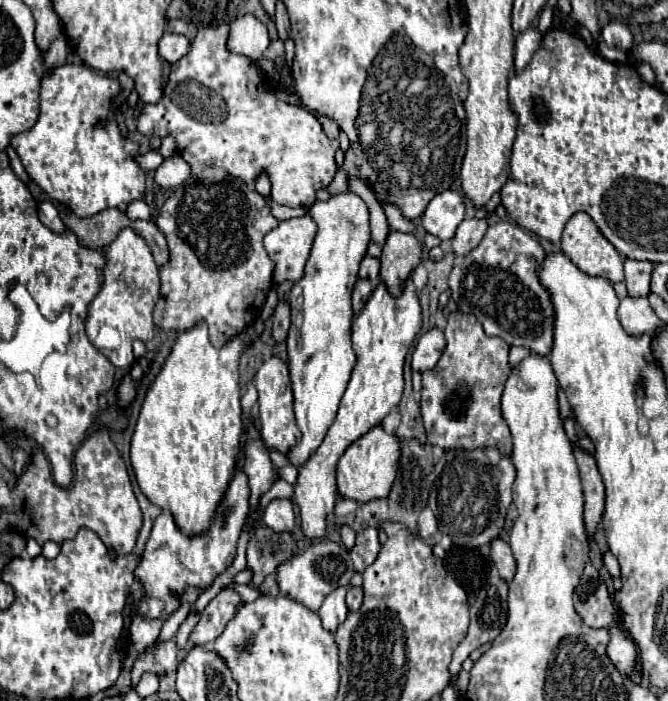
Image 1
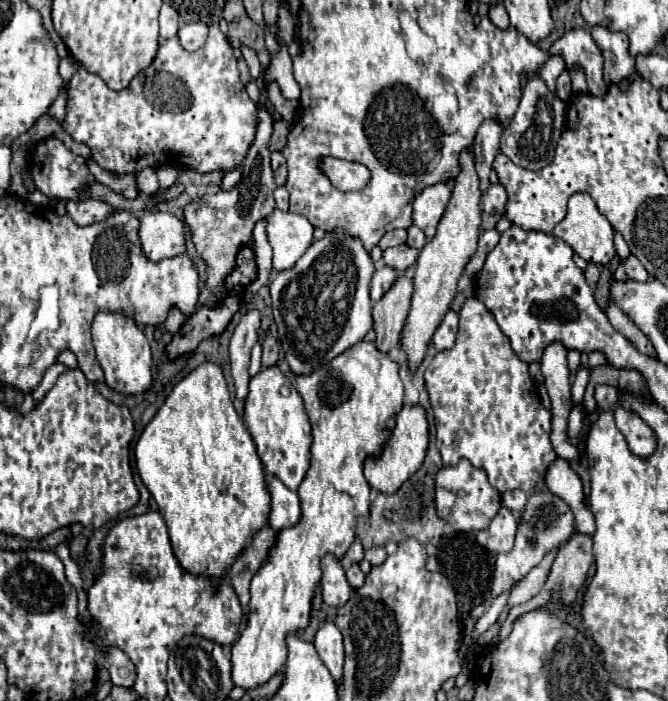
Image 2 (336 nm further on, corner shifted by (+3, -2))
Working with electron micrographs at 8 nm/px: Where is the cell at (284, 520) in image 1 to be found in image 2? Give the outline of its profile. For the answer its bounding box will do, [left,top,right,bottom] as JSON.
[269,477,301,531]

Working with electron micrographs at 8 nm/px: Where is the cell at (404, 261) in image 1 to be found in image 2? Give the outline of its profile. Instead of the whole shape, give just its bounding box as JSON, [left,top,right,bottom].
[373,277,413,353]

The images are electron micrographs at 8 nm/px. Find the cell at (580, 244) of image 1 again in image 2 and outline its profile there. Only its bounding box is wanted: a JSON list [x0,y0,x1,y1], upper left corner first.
[553,193,615,265]

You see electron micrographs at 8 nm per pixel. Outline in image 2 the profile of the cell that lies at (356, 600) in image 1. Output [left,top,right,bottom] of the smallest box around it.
[345,563,365,589]

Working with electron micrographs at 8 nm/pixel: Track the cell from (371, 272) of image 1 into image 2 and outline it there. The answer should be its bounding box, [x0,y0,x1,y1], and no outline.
[383,243,419,271]

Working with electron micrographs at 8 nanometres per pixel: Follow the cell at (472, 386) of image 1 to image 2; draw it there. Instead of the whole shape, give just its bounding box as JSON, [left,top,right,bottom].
[425,297,557,493]

